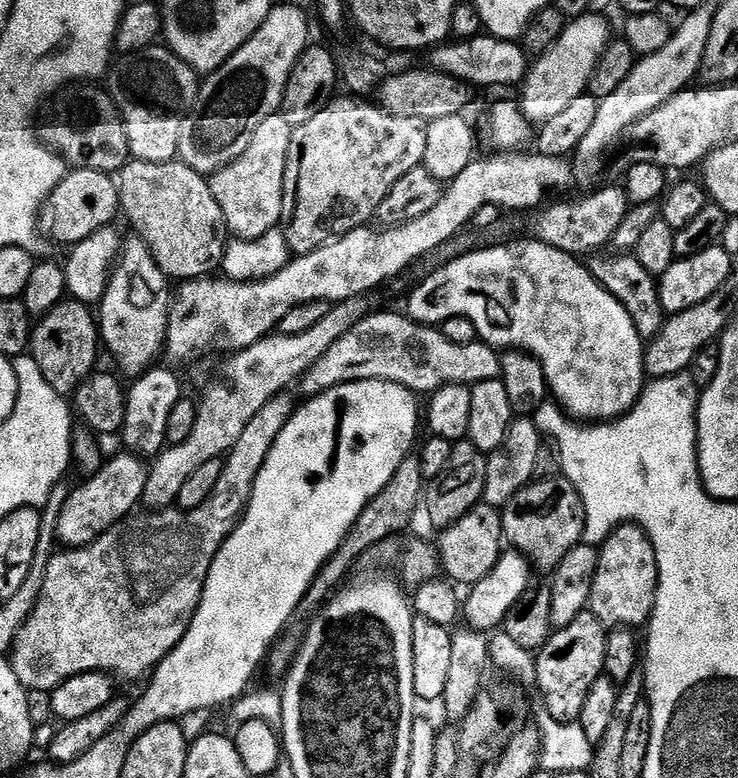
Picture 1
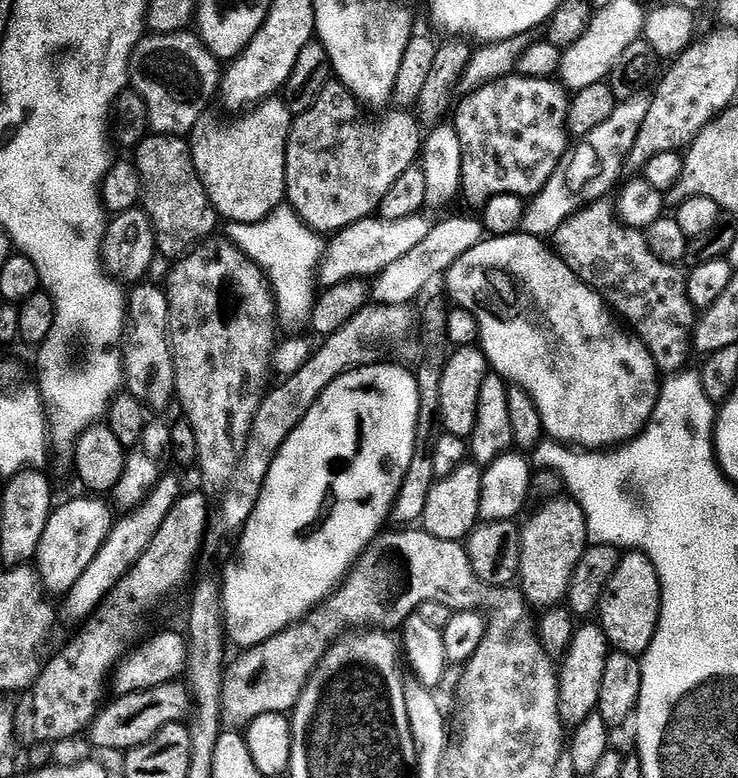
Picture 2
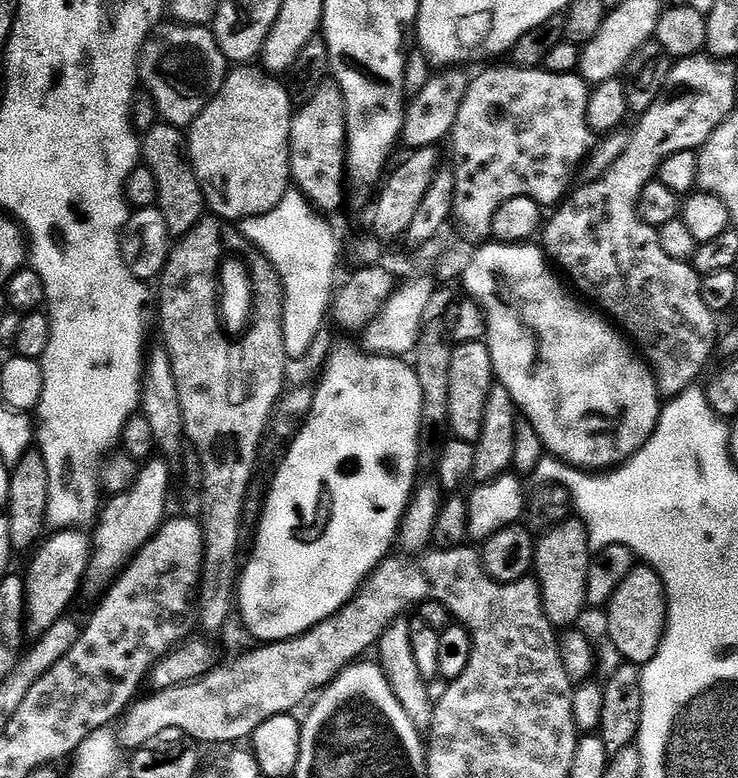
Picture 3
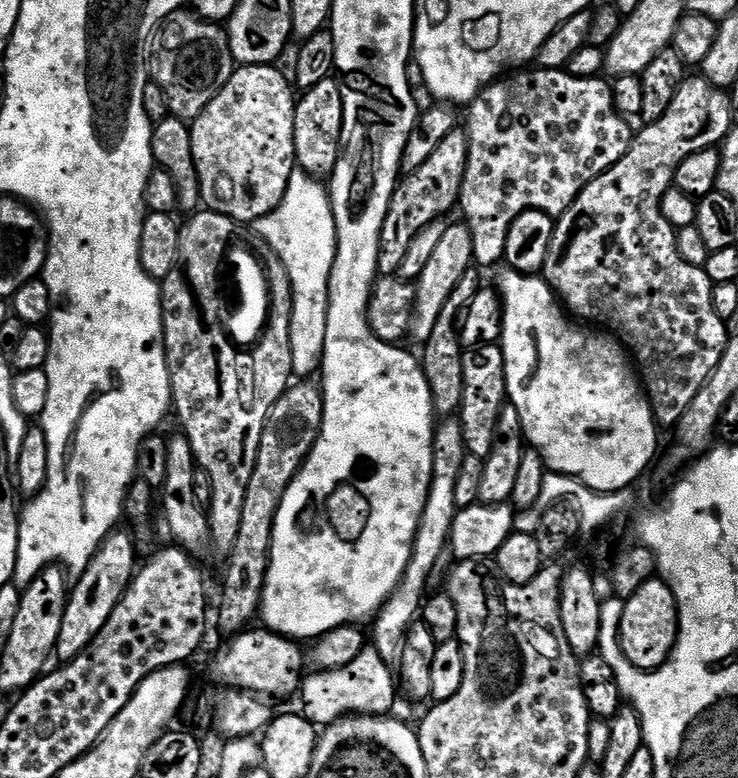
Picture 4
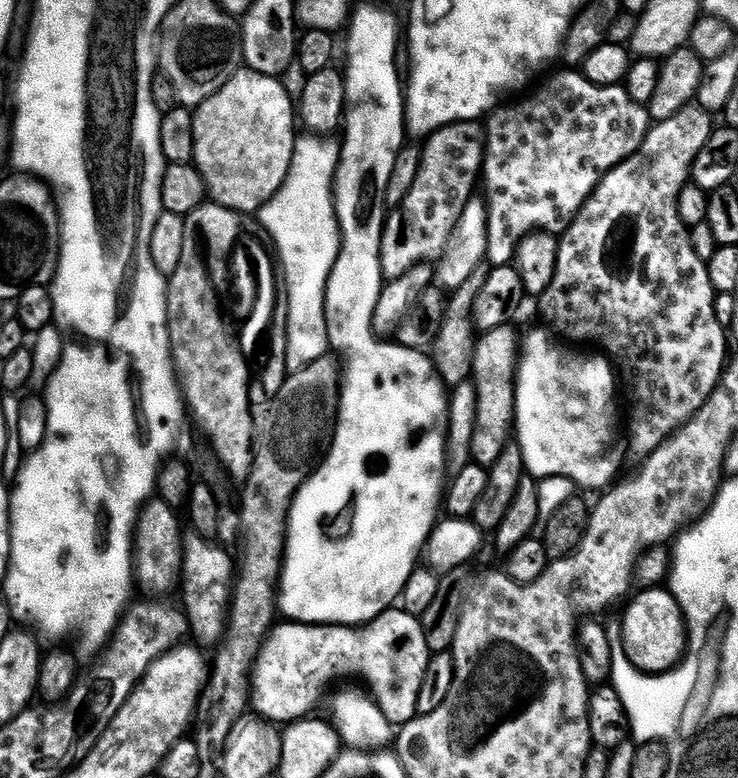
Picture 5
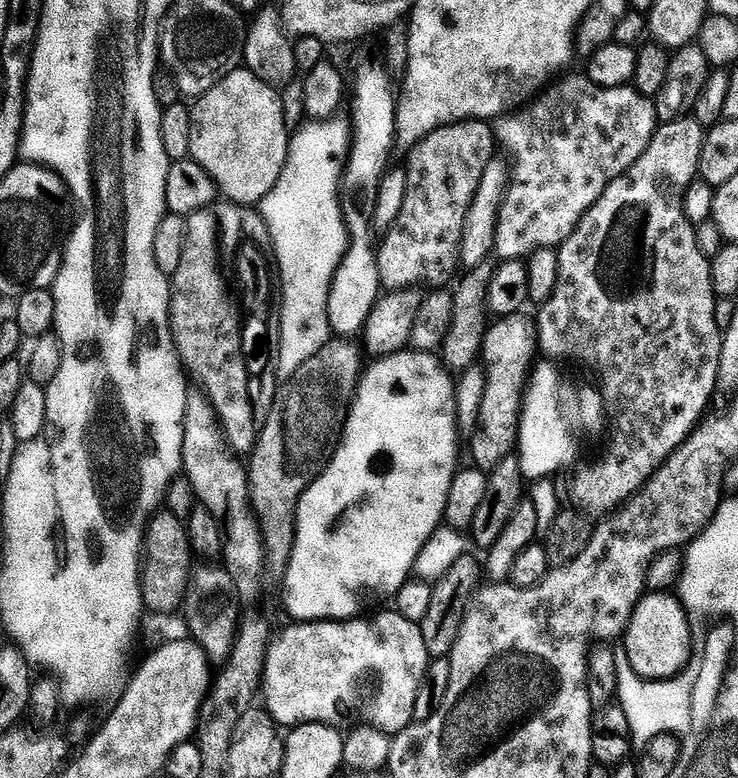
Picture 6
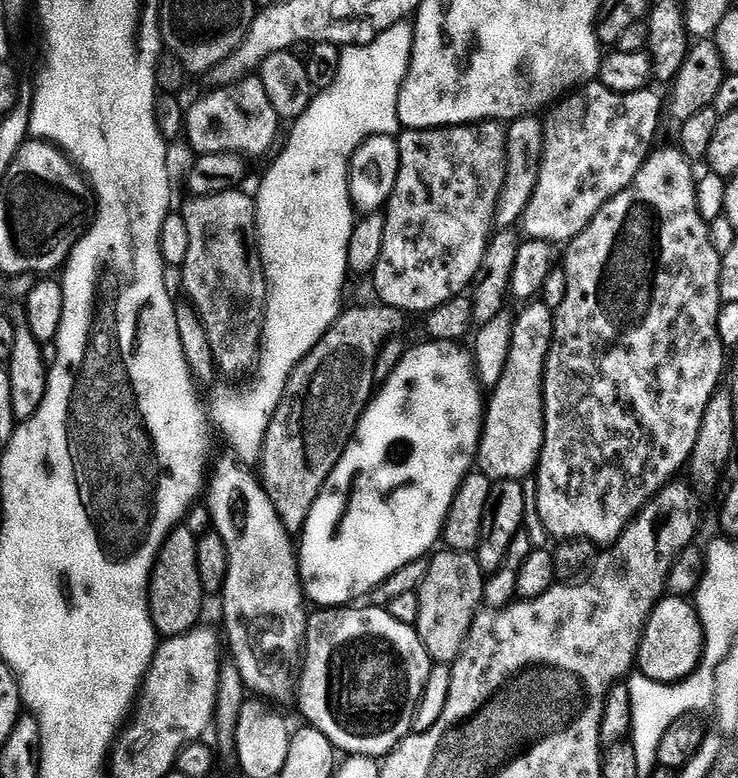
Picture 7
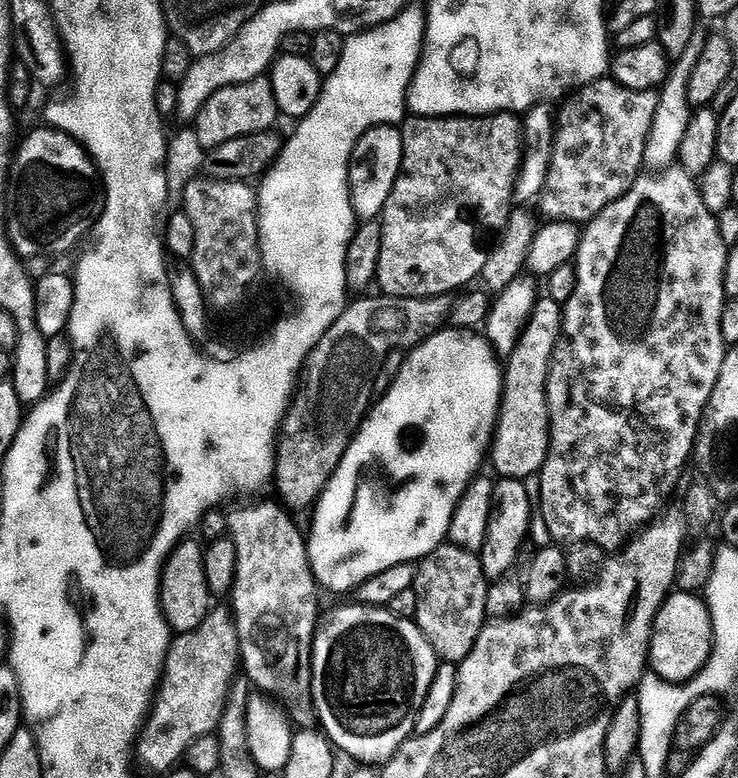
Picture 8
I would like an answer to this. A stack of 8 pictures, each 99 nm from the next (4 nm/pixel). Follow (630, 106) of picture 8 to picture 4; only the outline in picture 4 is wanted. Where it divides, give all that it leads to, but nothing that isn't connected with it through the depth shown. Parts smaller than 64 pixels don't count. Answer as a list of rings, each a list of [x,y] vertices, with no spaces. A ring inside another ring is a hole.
[[[537,67],[536,72],[528,71],[532,70],[520,70],[489,84],[466,108],[468,157],[458,212],[464,215],[461,216],[463,223],[468,225],[472,235],[472,259],[484,268],[505,259],[507,232],[523,212],[559,218],[576,201],[578,194],[582,194],[584,187],[613,168],[632,144],[634,128],[612,113],[612,92],[607,79],[574,77],[559,68]]]

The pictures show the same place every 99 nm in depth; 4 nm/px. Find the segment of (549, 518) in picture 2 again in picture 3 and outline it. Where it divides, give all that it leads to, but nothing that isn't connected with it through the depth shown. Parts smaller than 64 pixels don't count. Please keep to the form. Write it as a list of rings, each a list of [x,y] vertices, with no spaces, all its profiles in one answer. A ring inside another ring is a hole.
[[[579,518],[563,520],[543,533],[535,541],[535,545],[534,579],[548,623],[551,627],[560,627],[560,630],[573,627],[573,623],[586,608],[584,594],[588,563],[591,562],[594,552],[588,545],[588,527]]]

